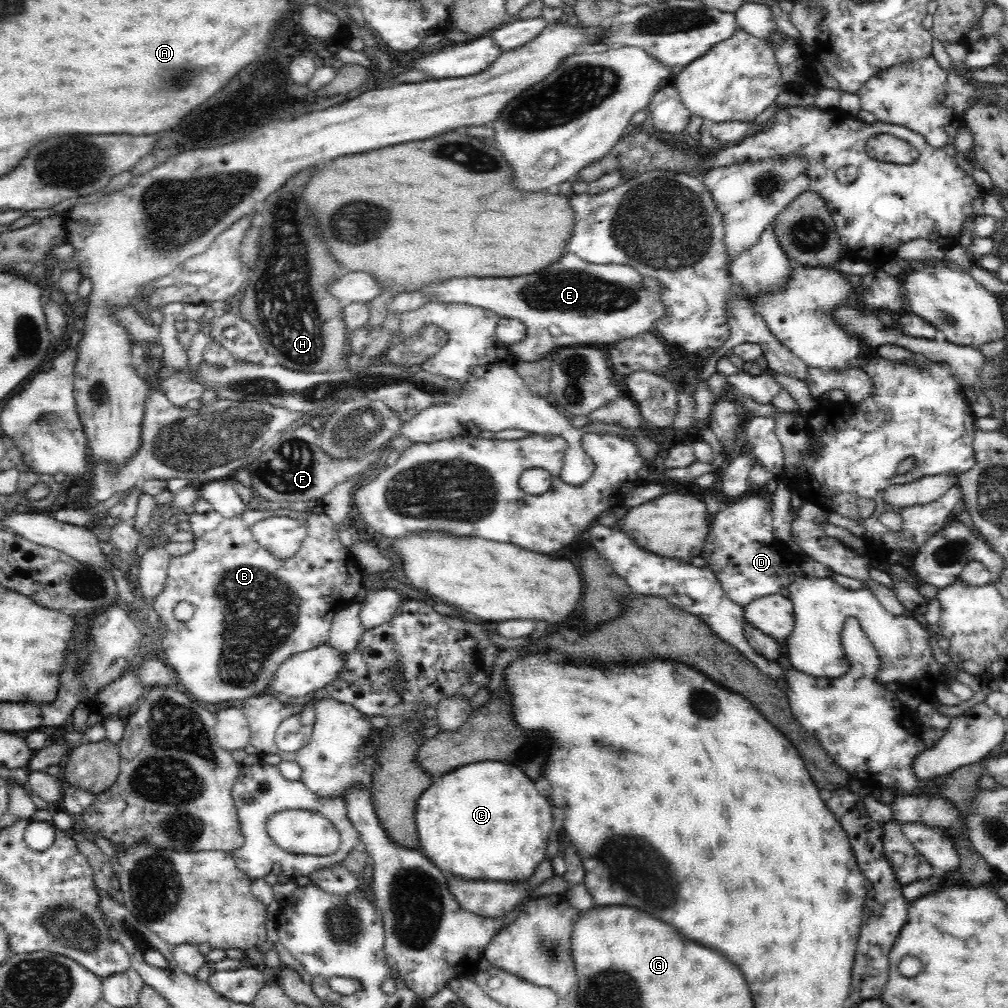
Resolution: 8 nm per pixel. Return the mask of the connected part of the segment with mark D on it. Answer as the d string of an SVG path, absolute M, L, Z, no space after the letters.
M742 496L733 505L723 508L716 514L716 518L709 530L708 537L702 545L699 557L714 572L724 592L732 602L746 606L755 598L778 594L782 588L789 588L800 578L808 575L802 570L805 557L802 553L795 554L785 544L782 544L774 535L772 504L770 500L758 496Z

